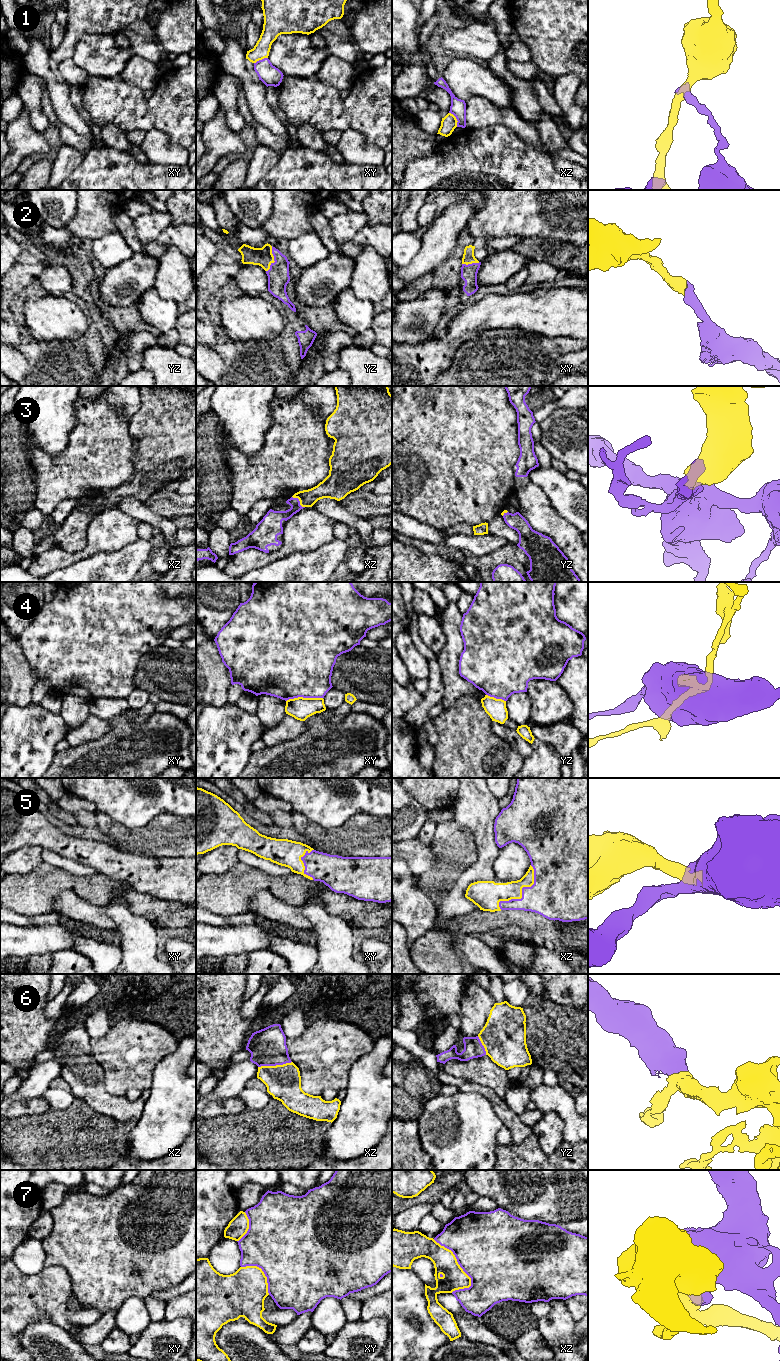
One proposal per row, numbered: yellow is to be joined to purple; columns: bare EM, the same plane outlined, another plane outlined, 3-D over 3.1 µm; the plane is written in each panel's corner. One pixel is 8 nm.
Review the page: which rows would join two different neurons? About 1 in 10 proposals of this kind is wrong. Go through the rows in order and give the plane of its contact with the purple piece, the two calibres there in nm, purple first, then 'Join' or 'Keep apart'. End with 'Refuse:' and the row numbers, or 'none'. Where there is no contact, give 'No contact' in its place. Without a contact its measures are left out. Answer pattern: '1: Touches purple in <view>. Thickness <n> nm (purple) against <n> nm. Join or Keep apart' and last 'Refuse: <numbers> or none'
1: Touches purple in xz. Thickness 130 nm (purple) against 120 nm. Keep apart
2: Touches purple in yz. Thickness 180 nm (purple) against 150 nm. Join
3: Touches purple in xz. Thickness 130 nm (purple) against 150 nm. Join
4: Touches purple in xy. Thickness 500 nm (purple) against 180 nm. Keep apart
5: Touches purple in xz. Thickness 380 nm (purple) against 190 nm. Join
6: Touches purple in xz. Thickness 300 nm (purple) against 280 nm. Join
7: Touches purple in xz. Thickness 500 nm (purple) against 190 nm. Join
Refuse: 1, 4

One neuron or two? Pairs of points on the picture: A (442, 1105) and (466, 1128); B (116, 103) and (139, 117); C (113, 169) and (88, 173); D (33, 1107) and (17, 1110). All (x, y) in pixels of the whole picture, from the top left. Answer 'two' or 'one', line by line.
A: one
B: one
C: one
D: one

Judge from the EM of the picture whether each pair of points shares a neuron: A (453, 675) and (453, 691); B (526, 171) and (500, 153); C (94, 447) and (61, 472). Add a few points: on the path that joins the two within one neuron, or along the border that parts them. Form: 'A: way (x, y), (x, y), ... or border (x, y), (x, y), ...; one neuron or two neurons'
A: way (453, 679), (453, 687); one neuron
B: way (520, 171), (506, 159); one neuron
C: way (86, 455), (69, 472); one neuron

